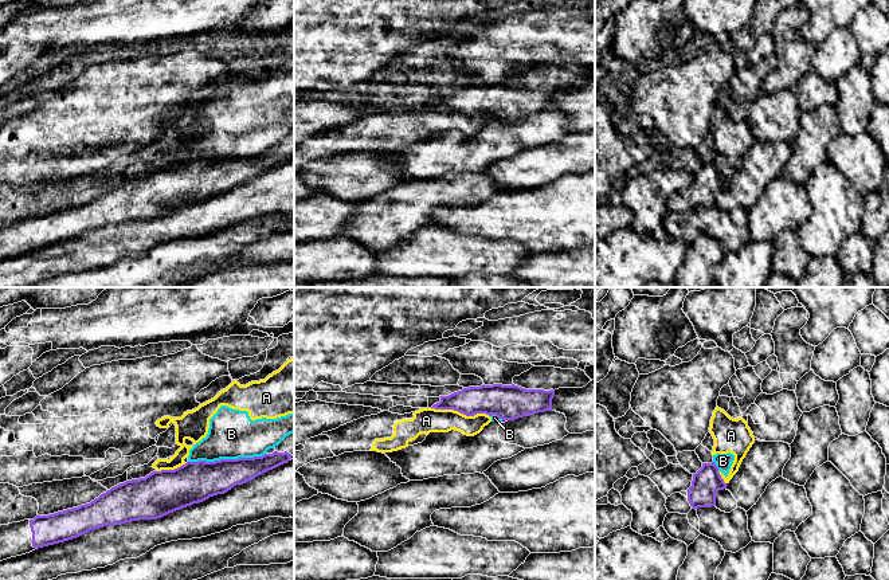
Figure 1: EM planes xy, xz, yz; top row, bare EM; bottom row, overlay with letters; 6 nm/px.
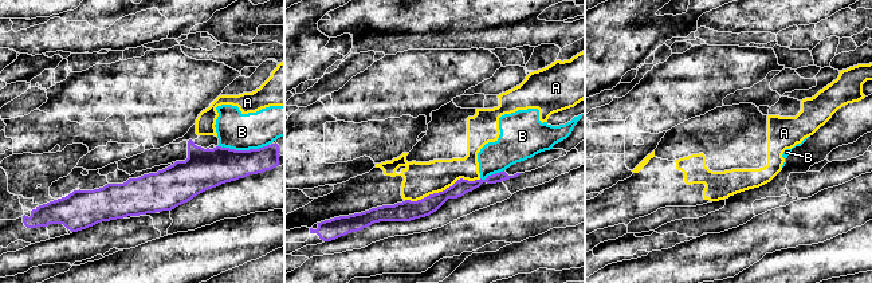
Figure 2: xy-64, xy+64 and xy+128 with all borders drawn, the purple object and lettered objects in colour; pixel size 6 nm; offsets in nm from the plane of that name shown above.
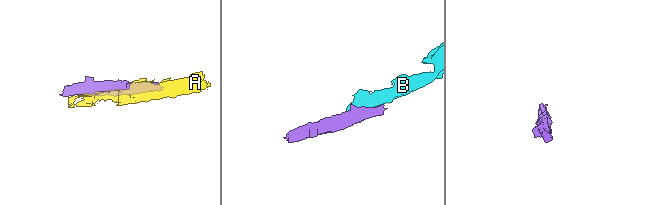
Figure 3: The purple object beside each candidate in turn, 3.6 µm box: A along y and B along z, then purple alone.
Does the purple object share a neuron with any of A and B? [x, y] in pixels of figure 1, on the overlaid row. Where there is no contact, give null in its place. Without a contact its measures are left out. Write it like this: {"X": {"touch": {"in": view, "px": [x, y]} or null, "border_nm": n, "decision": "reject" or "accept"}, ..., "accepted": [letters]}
{"A": {"touch": {"in": "xz", "px": [461, 412]}, "border_nm": 360, "decision": "reject"}, "B": {"touch": {"in": "xy", "px": [226, 459]}, "border_nm": 460, "decision": "reject"}, "accepted": []}

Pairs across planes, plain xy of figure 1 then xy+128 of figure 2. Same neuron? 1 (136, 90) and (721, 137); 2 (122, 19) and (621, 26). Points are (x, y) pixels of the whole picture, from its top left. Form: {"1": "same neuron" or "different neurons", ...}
{"1": "different neurons", "2": "different neurons"}

